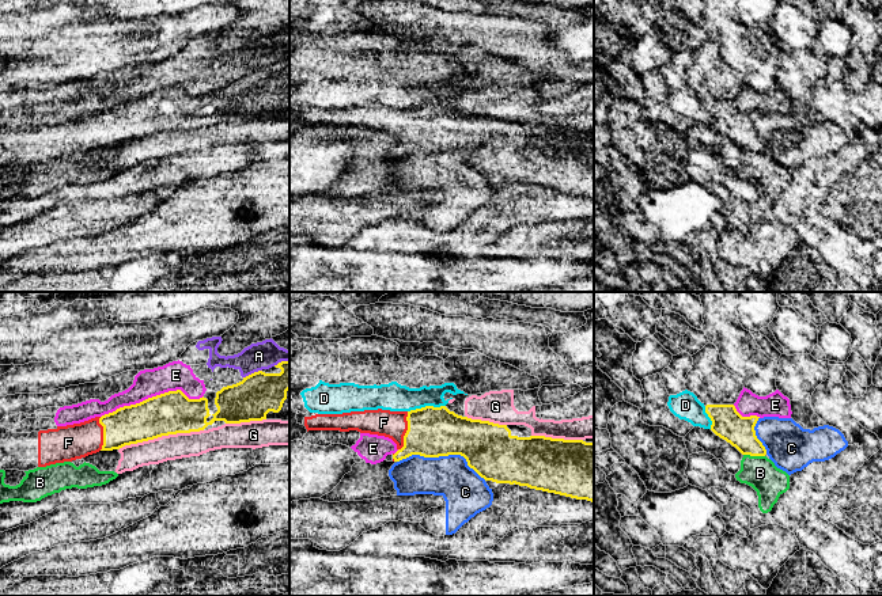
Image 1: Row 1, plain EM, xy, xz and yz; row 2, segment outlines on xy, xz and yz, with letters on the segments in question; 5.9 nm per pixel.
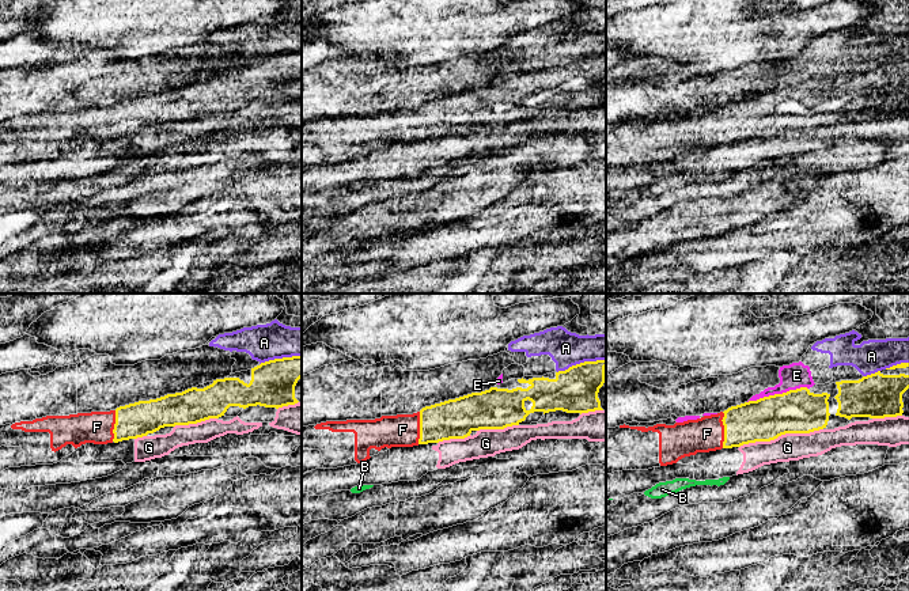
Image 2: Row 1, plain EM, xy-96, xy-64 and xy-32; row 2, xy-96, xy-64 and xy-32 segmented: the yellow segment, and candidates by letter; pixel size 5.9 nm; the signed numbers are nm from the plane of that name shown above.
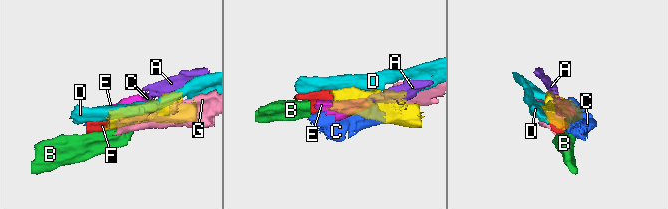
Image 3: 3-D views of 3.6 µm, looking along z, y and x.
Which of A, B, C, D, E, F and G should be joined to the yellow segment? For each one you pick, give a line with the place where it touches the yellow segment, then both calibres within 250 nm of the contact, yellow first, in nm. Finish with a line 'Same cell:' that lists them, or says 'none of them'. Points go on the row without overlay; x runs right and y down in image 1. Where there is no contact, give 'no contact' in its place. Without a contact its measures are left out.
F: contact xz (407, 126); calibres 300 and 160 nm
Same cell: F

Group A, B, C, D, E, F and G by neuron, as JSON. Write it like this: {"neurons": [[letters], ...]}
{"neurons": [["A", "E"], ["B"], ["C"], ["D"], ["F"], ["G"]]}

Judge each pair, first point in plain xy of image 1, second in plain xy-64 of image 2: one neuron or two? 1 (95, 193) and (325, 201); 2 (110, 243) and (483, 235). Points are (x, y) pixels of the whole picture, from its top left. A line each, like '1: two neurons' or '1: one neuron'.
1: one neuron
2: one neuron

